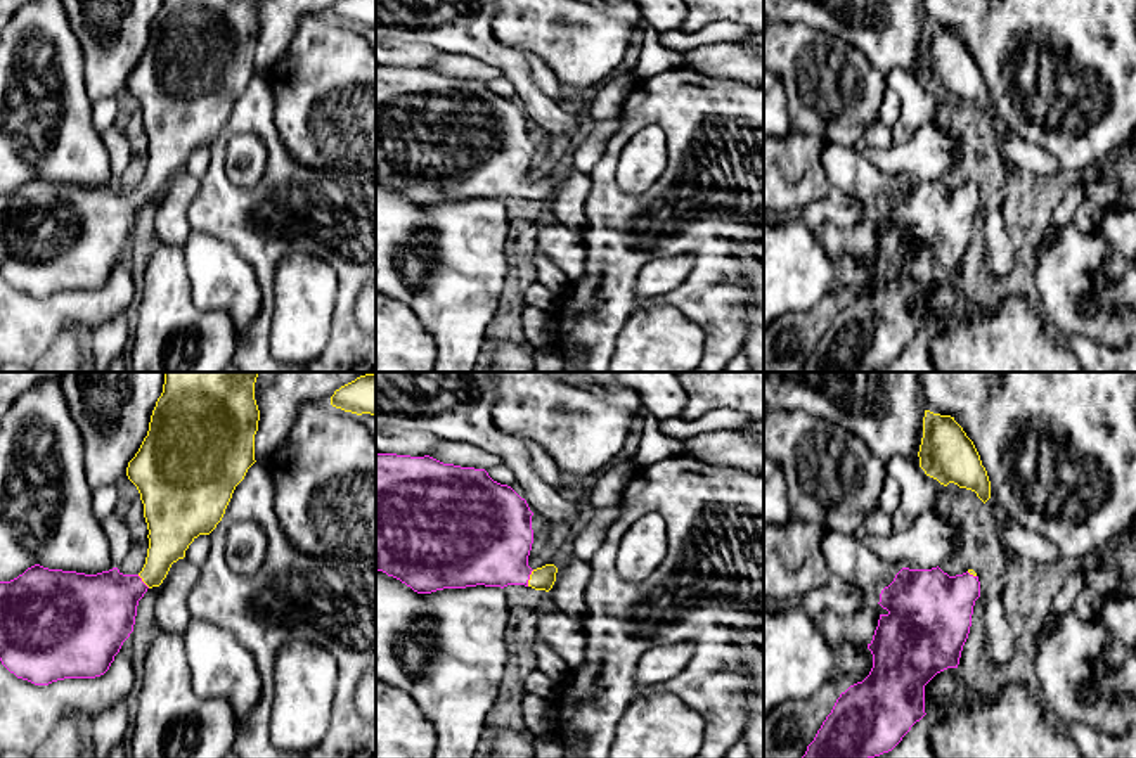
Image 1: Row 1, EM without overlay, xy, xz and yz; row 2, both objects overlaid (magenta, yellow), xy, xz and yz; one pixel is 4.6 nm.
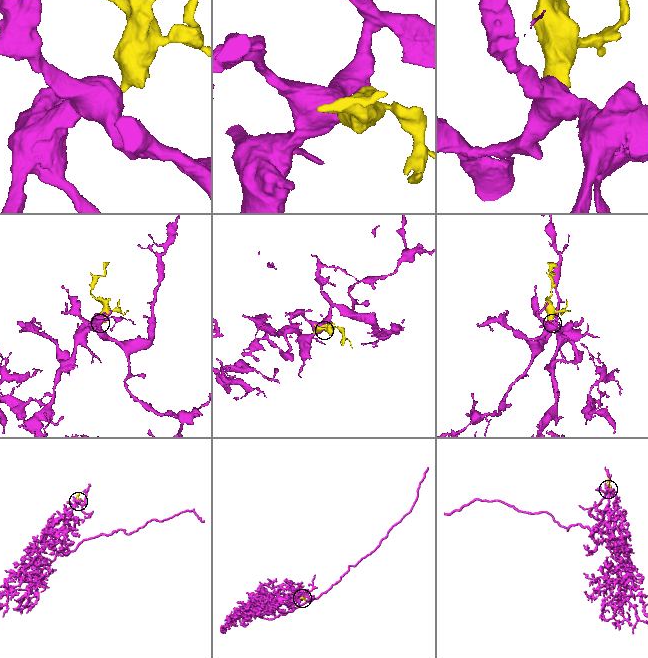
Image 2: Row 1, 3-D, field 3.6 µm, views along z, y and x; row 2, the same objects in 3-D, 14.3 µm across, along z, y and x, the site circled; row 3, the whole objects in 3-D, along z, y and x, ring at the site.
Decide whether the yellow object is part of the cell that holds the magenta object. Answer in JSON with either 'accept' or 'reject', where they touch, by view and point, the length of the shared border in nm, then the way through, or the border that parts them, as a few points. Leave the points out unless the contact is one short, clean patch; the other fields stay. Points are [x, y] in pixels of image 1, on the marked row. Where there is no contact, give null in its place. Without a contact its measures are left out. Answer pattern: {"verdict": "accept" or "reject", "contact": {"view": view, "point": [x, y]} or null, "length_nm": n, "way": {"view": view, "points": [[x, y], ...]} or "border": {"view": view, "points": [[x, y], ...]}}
{"verdict": "accept", "contact": {"view": "xz", "point": [529, 578]}, "length_nm": 90, "way": {"view": "xz", "points": [[489, 542], [529, 578], [542, 578]]}}

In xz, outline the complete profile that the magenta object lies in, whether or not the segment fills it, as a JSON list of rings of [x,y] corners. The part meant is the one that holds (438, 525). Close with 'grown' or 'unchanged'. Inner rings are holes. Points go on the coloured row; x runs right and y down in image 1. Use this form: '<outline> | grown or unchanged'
[[[376,453],[376,571],[400,580],[417,594],[476,585],[525,585],[549,592],[558,568],[528,566],[533,543],[532,516],[526,500],[511,486],[494,481],[485,469],[443,464],[429,455]]] | grown

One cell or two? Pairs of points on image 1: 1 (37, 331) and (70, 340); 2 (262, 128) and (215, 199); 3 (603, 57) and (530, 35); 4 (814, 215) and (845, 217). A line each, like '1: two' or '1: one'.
1: two
2: one
3: one
4: one

